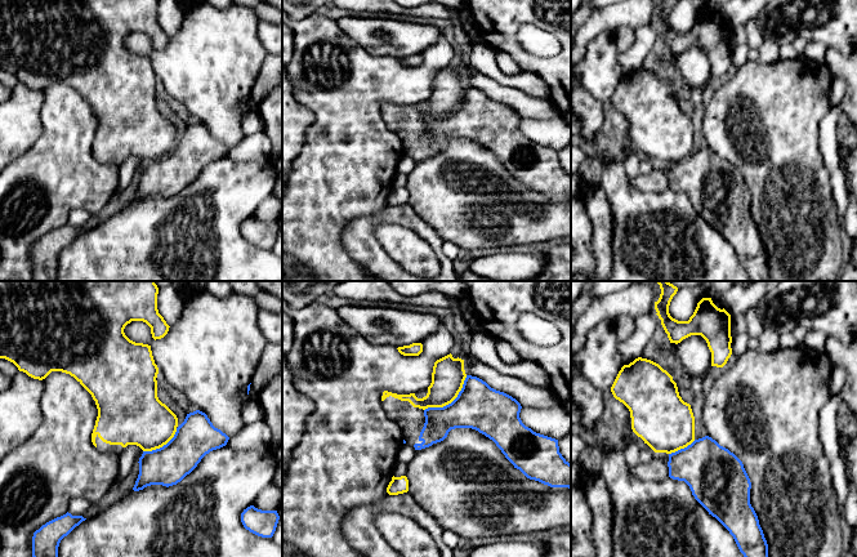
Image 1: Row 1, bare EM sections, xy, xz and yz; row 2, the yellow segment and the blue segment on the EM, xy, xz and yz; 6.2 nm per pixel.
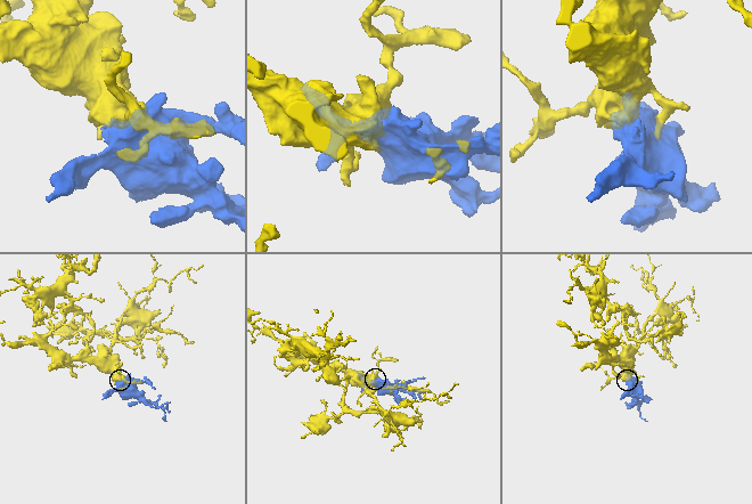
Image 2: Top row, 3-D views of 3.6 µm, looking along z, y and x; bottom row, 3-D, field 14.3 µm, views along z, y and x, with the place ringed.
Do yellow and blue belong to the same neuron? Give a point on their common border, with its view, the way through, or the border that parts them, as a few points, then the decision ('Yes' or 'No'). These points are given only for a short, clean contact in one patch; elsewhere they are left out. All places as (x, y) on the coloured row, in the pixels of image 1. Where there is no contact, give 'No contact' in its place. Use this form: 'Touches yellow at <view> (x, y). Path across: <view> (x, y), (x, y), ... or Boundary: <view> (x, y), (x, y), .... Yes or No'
Touches yellow at xz (450, 402). Yes

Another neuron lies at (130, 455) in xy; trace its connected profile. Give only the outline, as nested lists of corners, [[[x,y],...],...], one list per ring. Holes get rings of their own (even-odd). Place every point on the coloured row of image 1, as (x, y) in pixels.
[[[128,445],[124,447],[120,455],[120,472],[117,474],[117,482],[124,481],[129,476],[134,465],[139,462],[142,454],[143,450],[137,445]]]

